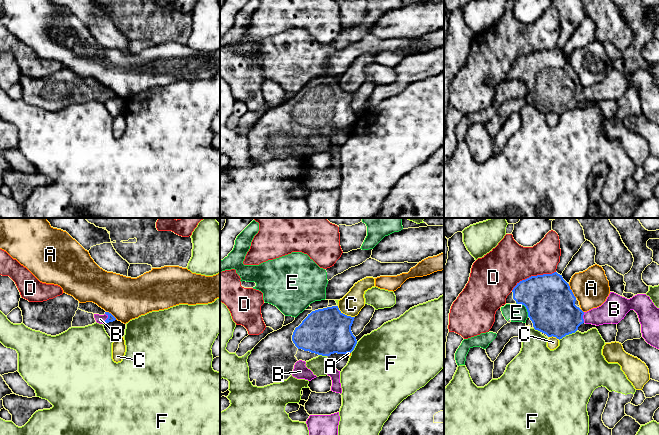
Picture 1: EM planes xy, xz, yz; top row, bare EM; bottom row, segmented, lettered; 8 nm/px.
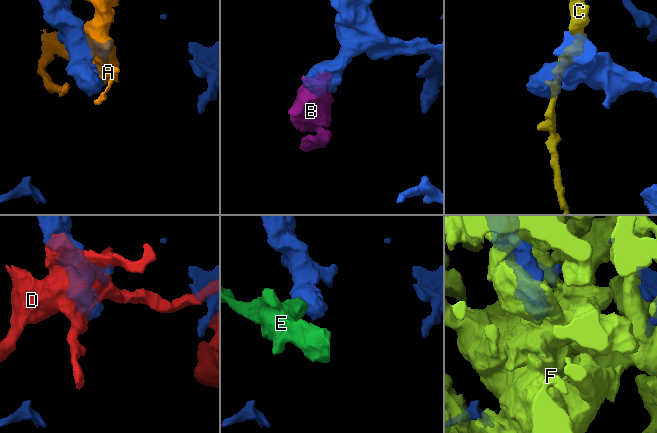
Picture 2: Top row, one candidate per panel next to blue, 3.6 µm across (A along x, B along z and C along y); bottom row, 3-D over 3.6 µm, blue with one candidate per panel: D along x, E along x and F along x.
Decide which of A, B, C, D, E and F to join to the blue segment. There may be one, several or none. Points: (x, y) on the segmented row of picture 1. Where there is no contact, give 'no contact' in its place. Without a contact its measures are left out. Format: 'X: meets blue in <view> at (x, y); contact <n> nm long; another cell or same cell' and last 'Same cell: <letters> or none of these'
A: meets blue in yz at (571, 291); contact 130 nm long; another cell
B: meets blue in xy at (107, 318); contact 90 nm long; same cell
C: meets blue in xz at (344, 314); contact 170 nm long; another cell
D: meets blue in yz at (533, 276); contact 400 nm long; another cell
E: meets blue in yz at (525, 306); contact 160 nm long; another cell
F: meets blue in yz at (567, 334); contact 170 nm long; another cell
Same cell: B

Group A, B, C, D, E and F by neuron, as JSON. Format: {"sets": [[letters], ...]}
{"sets": [["A"], ["B"], ["C"], ["D"], ["E"], ["F"]]}

